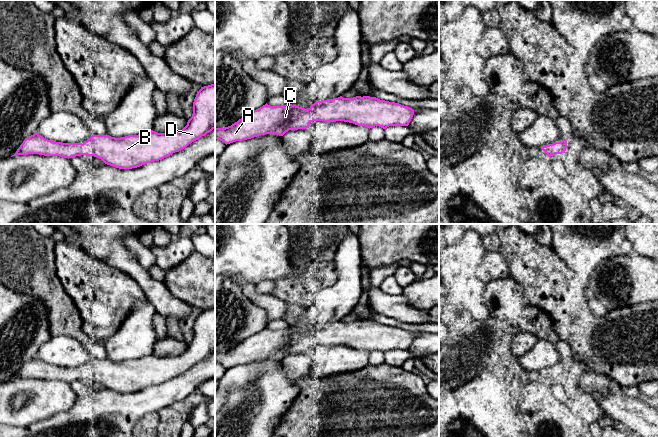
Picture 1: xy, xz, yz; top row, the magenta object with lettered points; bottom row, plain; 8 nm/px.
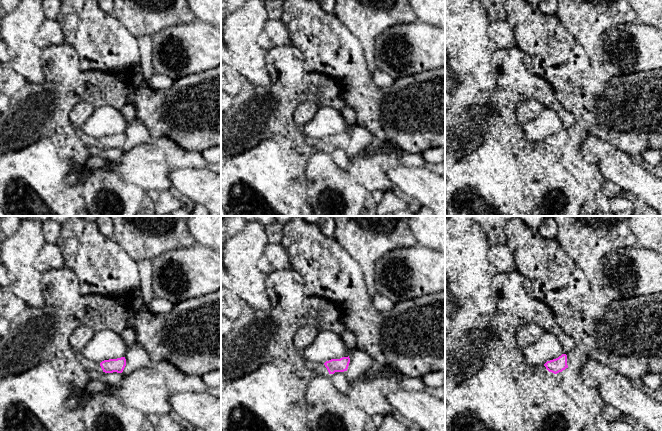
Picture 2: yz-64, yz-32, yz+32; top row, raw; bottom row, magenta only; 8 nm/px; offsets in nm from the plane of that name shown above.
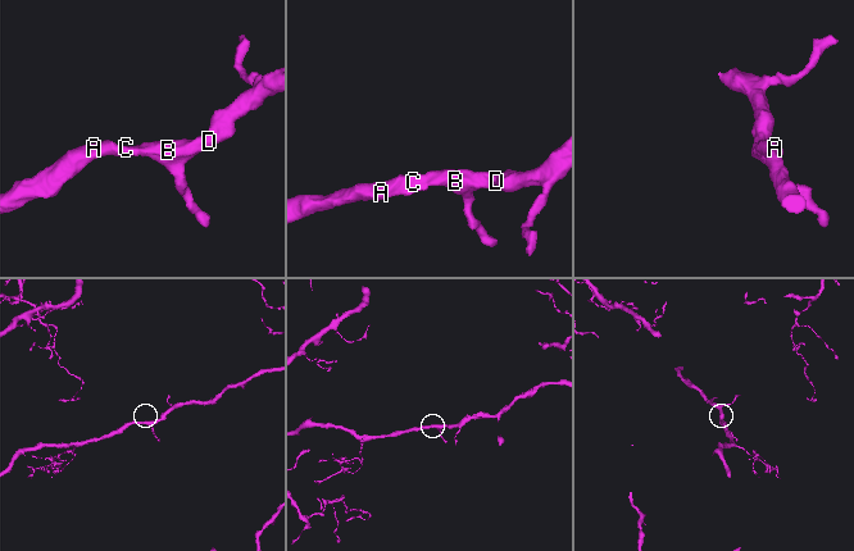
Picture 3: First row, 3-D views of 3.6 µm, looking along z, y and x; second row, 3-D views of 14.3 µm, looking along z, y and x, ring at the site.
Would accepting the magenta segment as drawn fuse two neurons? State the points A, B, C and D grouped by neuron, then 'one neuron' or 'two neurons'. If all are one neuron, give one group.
A B C D | one neuron

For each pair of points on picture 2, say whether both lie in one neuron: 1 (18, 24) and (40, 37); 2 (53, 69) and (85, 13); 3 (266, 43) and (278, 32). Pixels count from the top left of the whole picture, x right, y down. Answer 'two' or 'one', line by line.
1: two
2: two
3: one

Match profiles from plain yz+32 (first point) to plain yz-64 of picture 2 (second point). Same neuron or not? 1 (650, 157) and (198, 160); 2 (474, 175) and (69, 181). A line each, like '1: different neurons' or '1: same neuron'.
1: different neurons
2: different neurons

